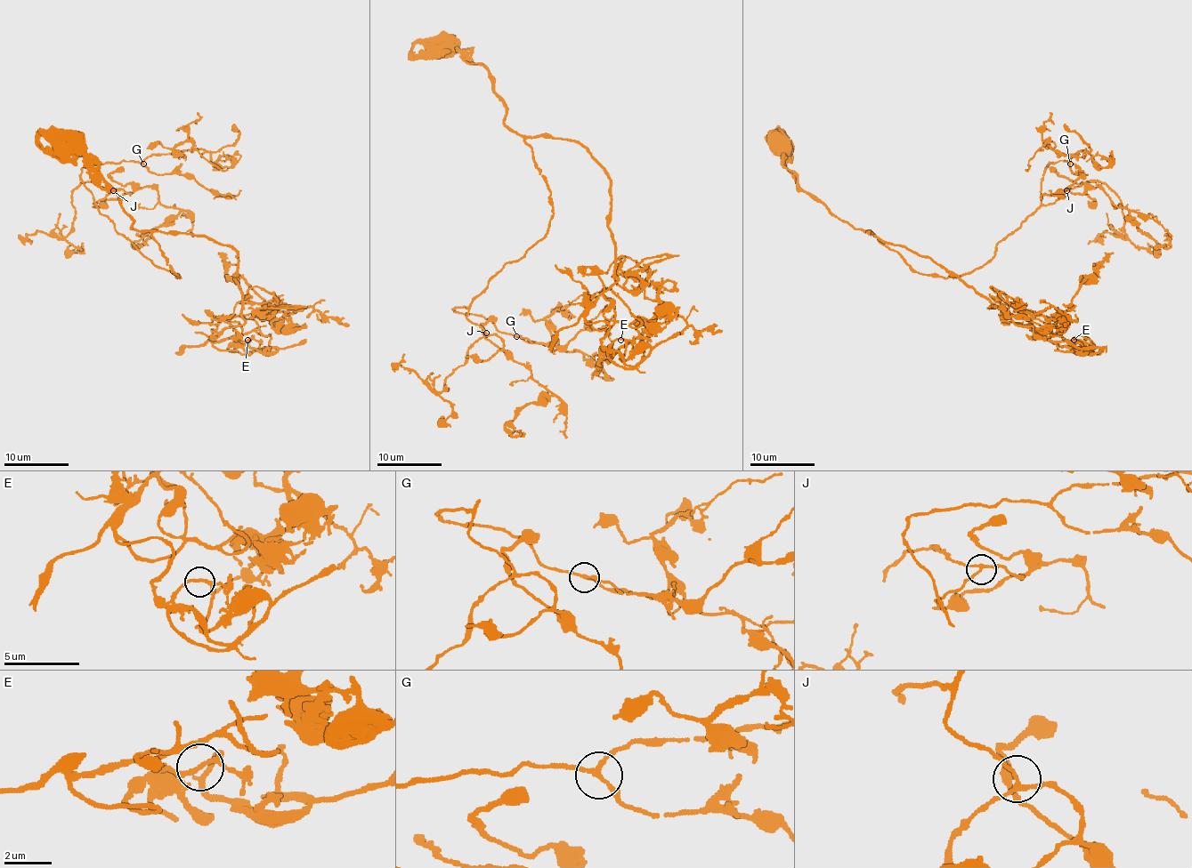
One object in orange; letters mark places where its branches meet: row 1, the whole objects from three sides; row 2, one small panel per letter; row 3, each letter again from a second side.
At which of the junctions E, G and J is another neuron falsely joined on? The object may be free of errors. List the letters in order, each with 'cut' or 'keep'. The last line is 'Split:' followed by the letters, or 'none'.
E: keep
G: keep
J: keep
Split: none

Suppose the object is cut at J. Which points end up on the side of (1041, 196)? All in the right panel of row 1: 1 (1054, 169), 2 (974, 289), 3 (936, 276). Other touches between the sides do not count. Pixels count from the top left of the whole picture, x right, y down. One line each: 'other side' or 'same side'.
1: other side
2: other side
3: same side

